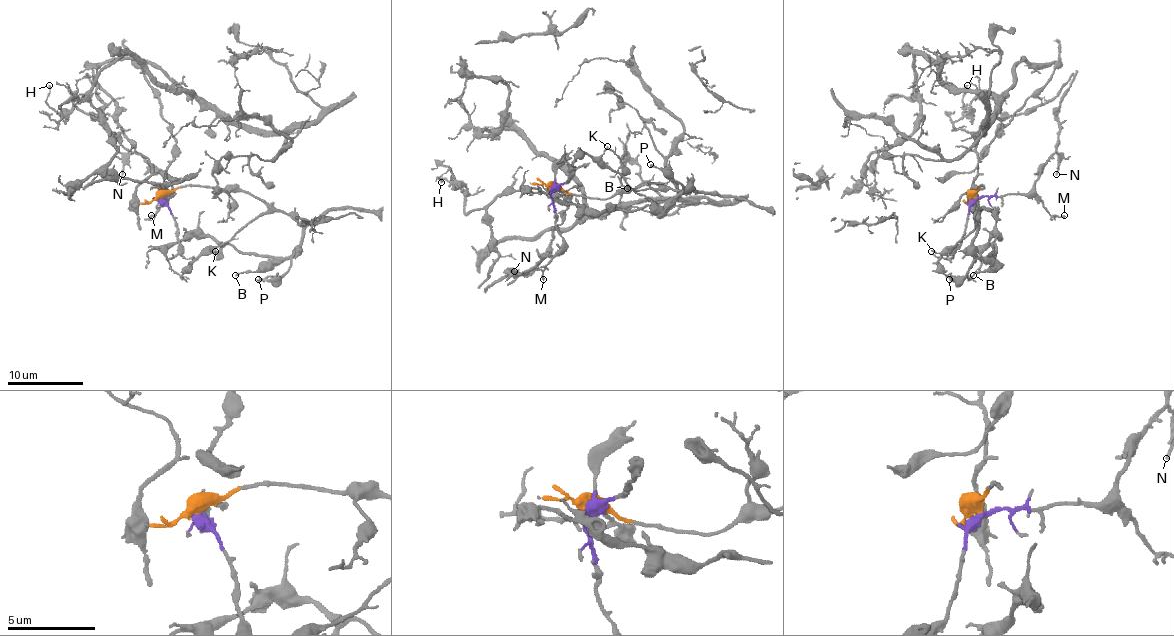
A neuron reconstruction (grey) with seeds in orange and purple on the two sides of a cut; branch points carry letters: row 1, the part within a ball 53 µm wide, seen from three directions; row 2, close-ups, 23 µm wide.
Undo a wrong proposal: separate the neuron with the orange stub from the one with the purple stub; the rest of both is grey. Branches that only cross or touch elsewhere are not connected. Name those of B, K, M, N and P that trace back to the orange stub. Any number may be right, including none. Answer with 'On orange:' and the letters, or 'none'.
On orange: B, K, P

